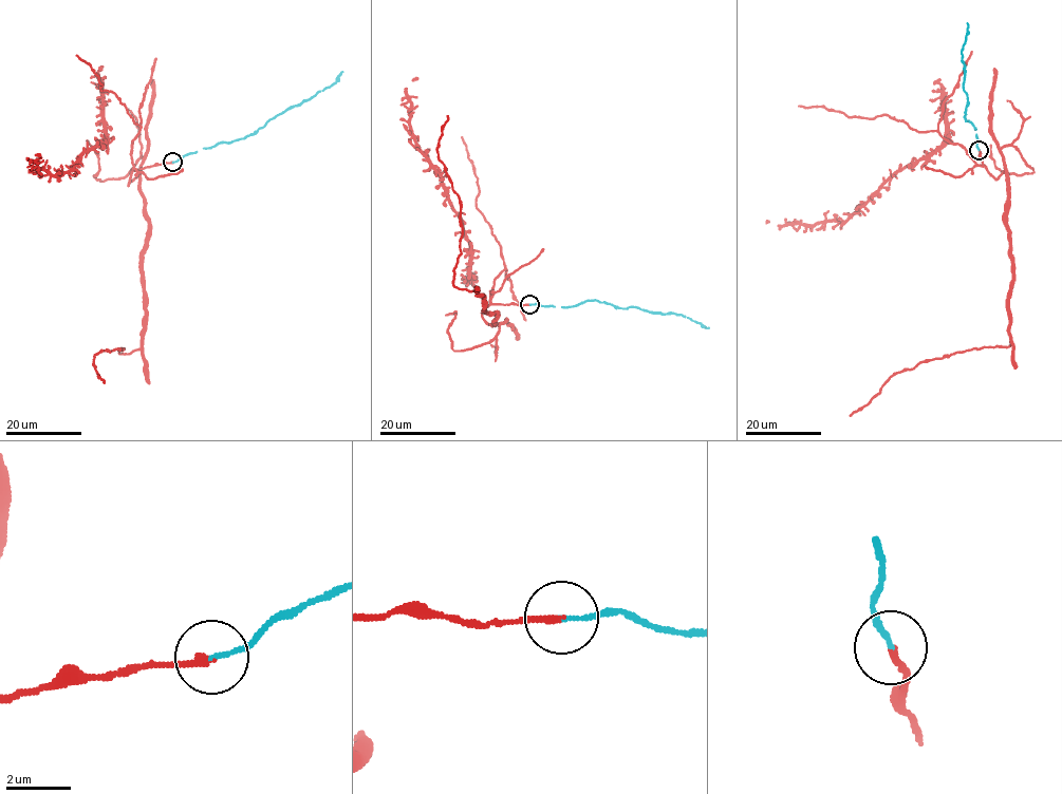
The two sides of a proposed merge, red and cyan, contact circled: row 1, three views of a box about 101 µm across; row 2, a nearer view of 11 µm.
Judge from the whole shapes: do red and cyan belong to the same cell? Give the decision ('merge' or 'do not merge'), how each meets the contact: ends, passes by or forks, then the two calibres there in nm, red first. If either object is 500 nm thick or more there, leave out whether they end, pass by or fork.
merge; red ends; cyan ends; calibres 220 and 130 nm

